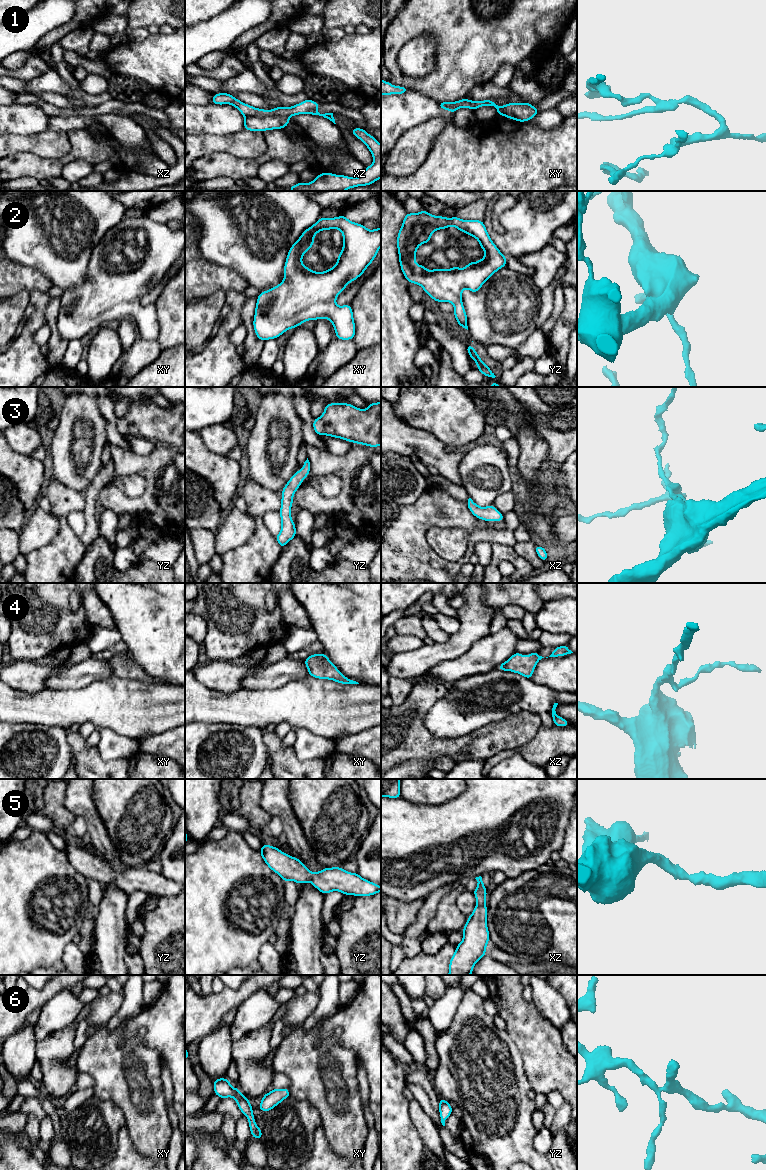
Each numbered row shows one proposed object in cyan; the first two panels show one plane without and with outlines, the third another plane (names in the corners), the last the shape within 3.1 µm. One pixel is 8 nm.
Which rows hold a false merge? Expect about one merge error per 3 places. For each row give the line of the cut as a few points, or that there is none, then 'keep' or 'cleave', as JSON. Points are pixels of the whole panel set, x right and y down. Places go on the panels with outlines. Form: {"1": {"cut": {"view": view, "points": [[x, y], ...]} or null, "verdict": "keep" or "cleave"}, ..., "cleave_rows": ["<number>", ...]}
{"1": {"cut": {"view": "xz", "points": [[288, 116], [249, 115], [245, 117]]}, "verdict": "cleave"}, "2": {"cut": null, "verdict": "keep"}, "3": {"cut": null, "verdict": "keep"}, "4": {"cut": null, "verdict": "keep"}, "5": {"cut": null, "verdict": "keep"}, "6": {"cut": null, "verdict": "keep"}, "cleave_rows": ["1"]}

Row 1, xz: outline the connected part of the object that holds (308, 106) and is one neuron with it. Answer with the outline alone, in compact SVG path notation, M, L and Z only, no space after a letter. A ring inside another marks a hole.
M229 93L214 94L211 103L218 104L218 105L230 104L235 108L237 108L244 117L256 116L256 115L290 117L290 116L295 116L299 114L312 114L312 115L323 116L324 118L336 124L335 119L333 117L333 113L320 114L318 112L319 103L309 98L291 107L278 106L272 110L255 108L249 104L245 104L242 101L236 99L234 96L232 96Z

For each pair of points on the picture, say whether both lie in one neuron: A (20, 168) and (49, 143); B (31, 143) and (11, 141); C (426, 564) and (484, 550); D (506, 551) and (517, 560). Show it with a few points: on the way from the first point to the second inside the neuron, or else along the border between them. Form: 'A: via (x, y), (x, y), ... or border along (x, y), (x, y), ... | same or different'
A: border along (11, 155), (31, 153), (42, 157), (58, 158) | different
B: via (26, 143), (16, 143) | same
C: border along (492, 542), (480, 541), (473, 553) | different
D: via (509, 554), (514, 558) | same

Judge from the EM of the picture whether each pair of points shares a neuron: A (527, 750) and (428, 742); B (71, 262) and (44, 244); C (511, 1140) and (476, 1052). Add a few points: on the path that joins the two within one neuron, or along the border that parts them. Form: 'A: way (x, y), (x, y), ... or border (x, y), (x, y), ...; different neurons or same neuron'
A: border (530, 739), (514, 748), (500, 750), (487, 758); different neurons
B: way (64, 255), (54, 245), (51, 245); same neuron
C: way (497, 1118), (491, 1088), (481, 1074); same neuron

